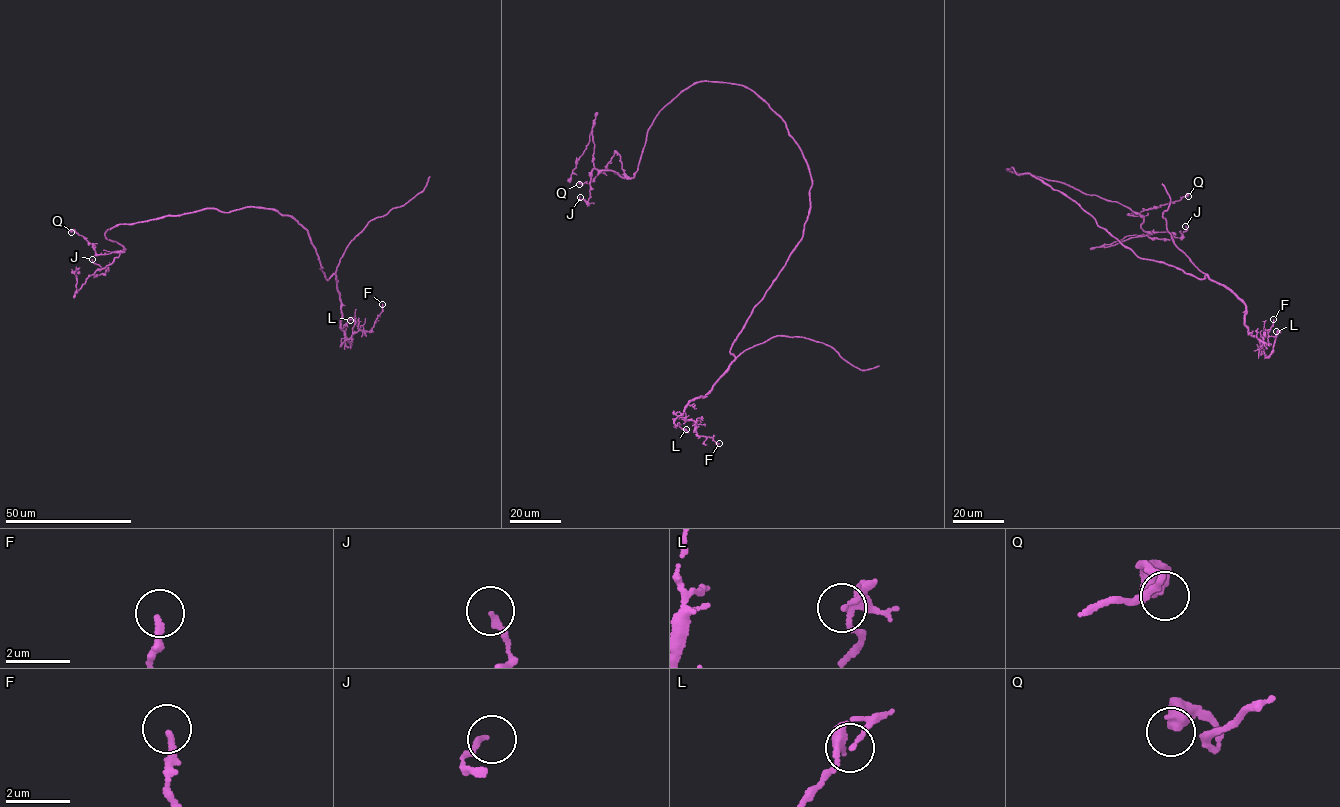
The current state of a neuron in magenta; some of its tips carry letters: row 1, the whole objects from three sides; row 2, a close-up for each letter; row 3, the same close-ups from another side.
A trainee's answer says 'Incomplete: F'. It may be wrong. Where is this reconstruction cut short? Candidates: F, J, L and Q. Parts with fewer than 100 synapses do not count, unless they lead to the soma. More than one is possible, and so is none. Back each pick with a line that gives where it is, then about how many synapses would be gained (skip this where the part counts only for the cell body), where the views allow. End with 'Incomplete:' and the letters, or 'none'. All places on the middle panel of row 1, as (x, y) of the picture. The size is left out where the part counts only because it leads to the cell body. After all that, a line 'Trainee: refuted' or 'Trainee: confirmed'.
Incomplete: none
Trainee: refuted

